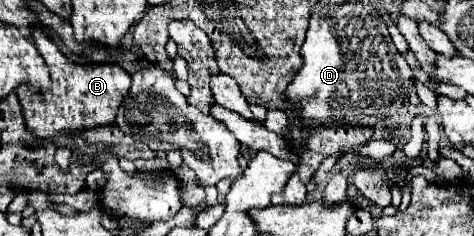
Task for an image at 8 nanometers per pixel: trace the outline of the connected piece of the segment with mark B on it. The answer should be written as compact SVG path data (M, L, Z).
M35 33L33 43L51 71L53 87L47 93L35 95L31 95L31 91L25 85L17 89L25 127L37 139L53 139L57 135L69 135L73 131L85 131L99 125L113 125L117 109L129 93L131 75L119 65L111 63L75 65L73 61L67 61L67 57L63 57L63 53L59 53L59 49L55 49L55 45L51 45L51 41L47 41L47 37L43 37L41 33Z

